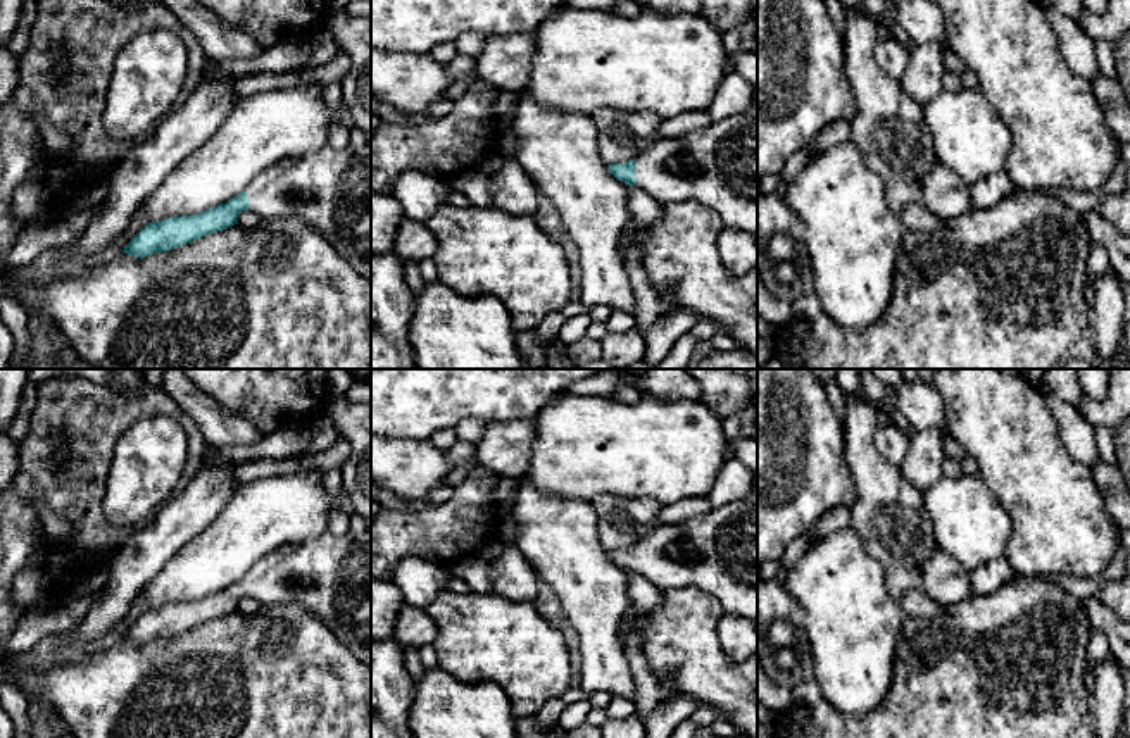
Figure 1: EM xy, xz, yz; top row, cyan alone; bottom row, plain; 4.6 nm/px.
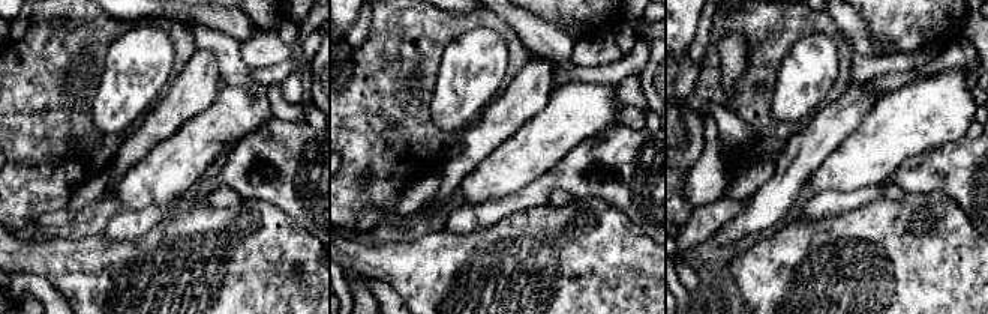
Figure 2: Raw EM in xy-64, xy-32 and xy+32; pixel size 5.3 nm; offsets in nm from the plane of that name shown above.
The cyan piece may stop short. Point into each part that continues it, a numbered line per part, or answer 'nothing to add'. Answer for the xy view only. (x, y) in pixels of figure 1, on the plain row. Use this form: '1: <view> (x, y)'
1: xy (330, 576)

